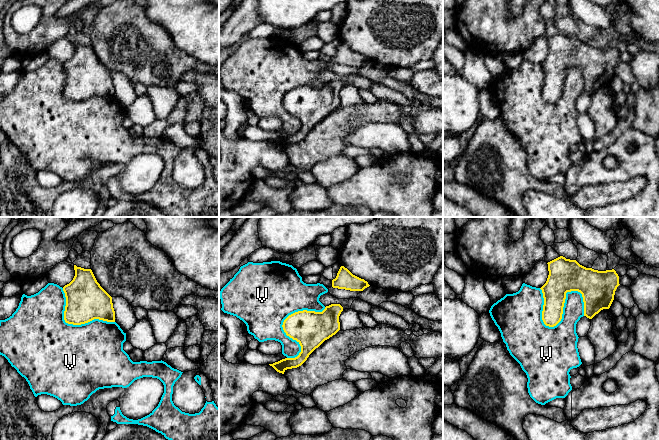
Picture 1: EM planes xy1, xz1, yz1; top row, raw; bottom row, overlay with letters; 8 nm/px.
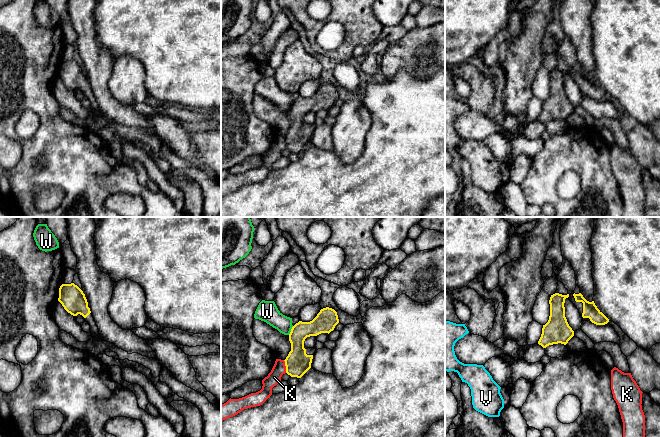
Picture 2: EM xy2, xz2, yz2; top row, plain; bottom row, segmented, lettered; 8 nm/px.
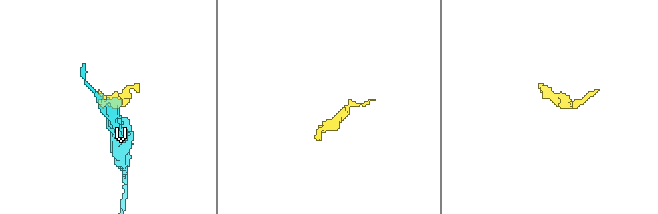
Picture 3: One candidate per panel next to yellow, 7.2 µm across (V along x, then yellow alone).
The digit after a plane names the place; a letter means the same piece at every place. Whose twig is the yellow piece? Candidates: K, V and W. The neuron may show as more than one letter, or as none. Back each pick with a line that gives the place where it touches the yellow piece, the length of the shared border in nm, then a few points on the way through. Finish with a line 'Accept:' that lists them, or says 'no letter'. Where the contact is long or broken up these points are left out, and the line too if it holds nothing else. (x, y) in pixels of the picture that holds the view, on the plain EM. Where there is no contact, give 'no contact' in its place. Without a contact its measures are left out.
Accept: no letter

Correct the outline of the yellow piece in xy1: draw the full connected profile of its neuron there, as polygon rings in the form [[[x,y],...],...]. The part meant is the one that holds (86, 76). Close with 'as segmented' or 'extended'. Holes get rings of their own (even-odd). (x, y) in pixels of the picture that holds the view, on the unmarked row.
[[[74,41],[73,56],[63,63],[66,73],[64,96],[81,101],[94,95],[115,98],[112,73],[97,58],[91,45]]]; as segmented

